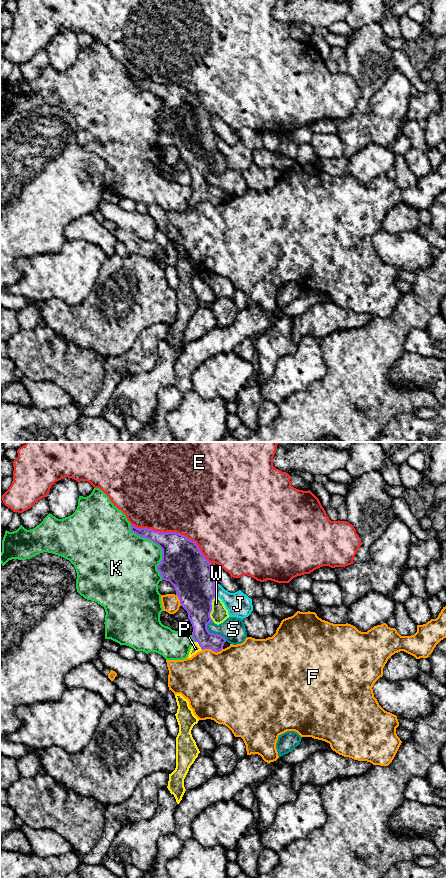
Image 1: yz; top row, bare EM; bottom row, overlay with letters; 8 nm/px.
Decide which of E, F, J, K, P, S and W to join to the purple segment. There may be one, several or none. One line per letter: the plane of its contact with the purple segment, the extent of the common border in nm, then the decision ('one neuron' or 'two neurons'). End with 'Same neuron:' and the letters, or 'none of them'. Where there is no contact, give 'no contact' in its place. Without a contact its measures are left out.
E: contact in yz; length 750 nm; two neurons
F: contact in yz; length 170 nm; two neurons
J: contact in yz; length 120 nm; two neurons
K: contact in yz; length 500 nm; two neurons
P: contact in yz; length 90 nm; one neuron
S: contact in yz; length 200 nm; two neurons
W: contact in yz; length 220 nm; two neurons
Same neuron: P

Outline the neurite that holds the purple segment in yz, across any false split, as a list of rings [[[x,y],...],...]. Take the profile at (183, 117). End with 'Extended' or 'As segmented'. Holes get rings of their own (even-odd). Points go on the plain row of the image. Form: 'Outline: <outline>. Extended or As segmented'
Outline: [[[132,76],[130,79],[130,84],[153,93],[162,101],[162,112],[157,118],[157,122],[160,124],[162,132],[169,133],[174,138],[180,156],[187,163],[188,171],[193,179],[192,189],[195,194],[190,201],[188,210],[204,201],[220,204],[226,191],[221,187],[210,185],[207,181],[207,177],[213,174],[210,165],[212,152],[217,148],[215,132],[212,129],[211,116],[201,105],[196,94],[176,84],[164,85],[147,80],[140,81]]]. Extended

